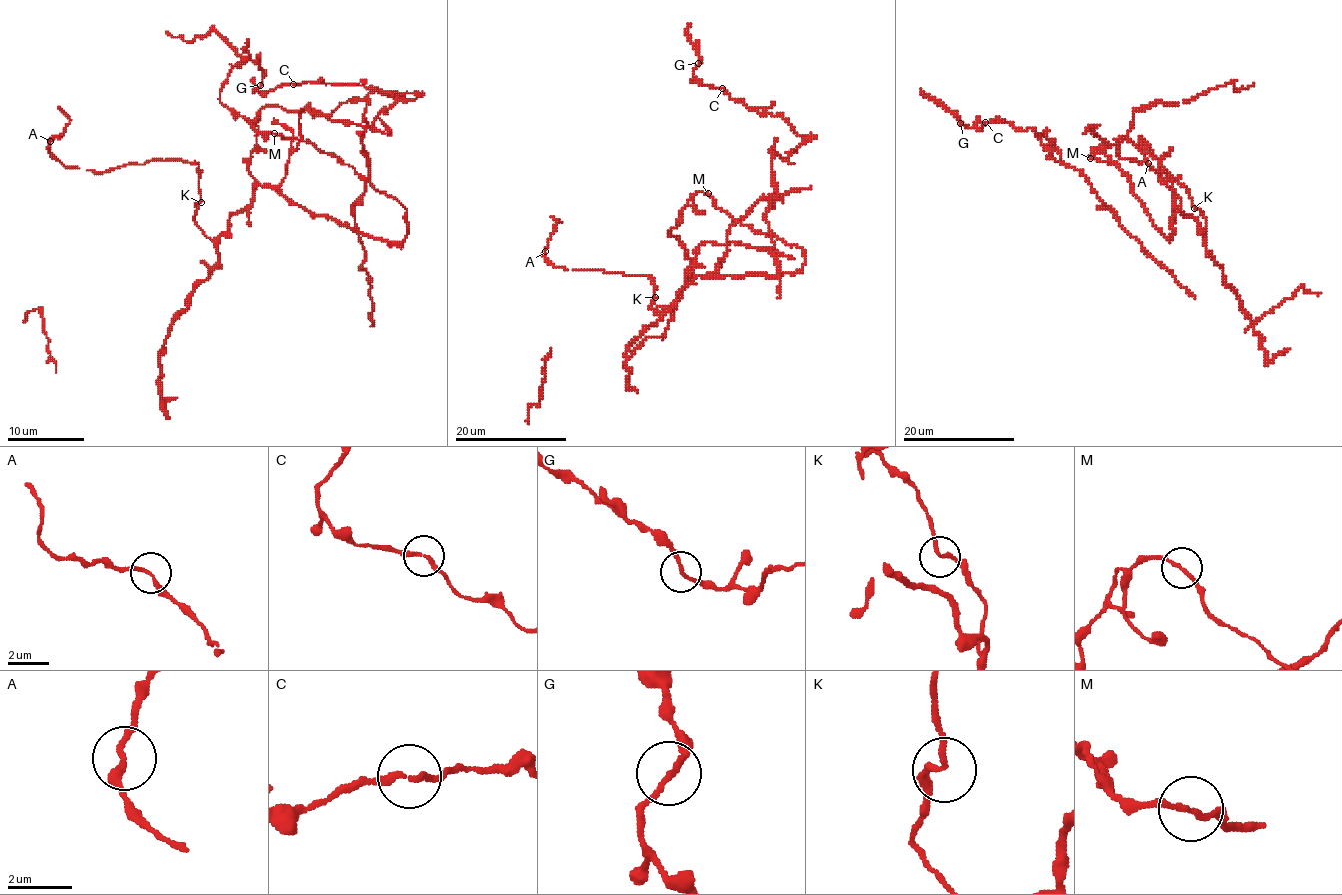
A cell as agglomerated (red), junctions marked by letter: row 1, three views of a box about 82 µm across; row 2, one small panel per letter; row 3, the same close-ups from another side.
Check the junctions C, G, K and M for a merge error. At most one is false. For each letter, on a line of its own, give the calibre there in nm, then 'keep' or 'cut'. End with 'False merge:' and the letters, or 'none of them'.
C: 200 nm | keep
G: 180 nm | keep
K: 170 nm | keep
M: 170 nm | keep
False merge: none of them

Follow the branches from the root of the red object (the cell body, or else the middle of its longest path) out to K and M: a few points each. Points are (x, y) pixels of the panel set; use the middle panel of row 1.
K: (797, 270), (776, 276), (698, 276), (677, 294), (669, 310), (660, 307), (651, 310), (655, 297)
M: (797, 270), (804, 263), (804, 252), (800, 248), (740, 224), (720, 210), (708, 193)

